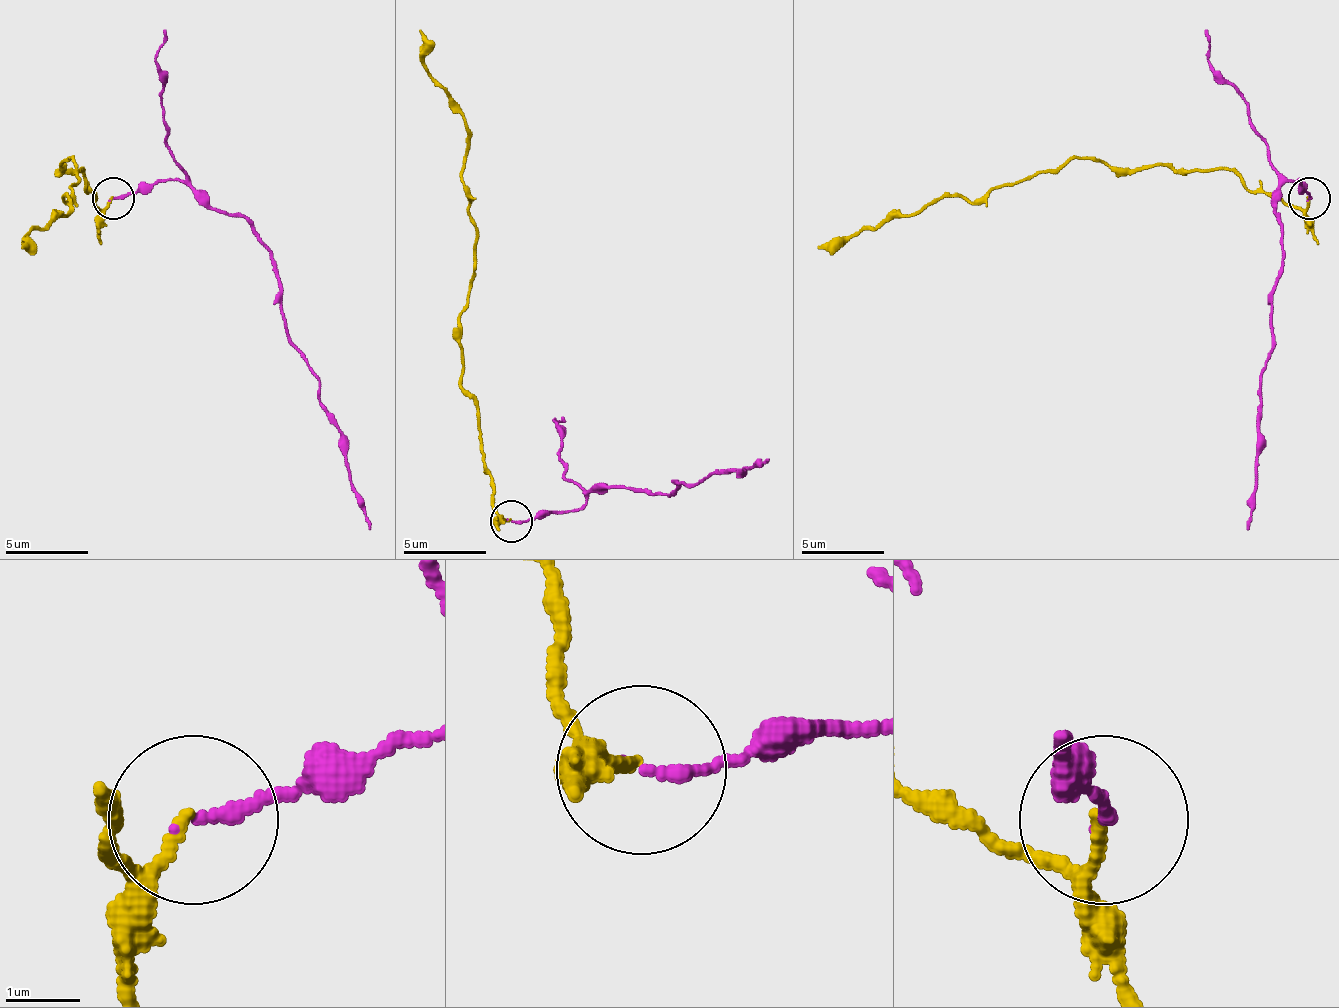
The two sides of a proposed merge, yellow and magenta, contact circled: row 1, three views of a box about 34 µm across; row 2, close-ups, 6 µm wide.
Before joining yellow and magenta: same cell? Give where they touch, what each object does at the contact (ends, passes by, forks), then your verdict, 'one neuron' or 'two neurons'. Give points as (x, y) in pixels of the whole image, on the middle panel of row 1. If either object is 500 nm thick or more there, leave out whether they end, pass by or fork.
place (511, 521); yellow passes by; magenta ends; two neurons

